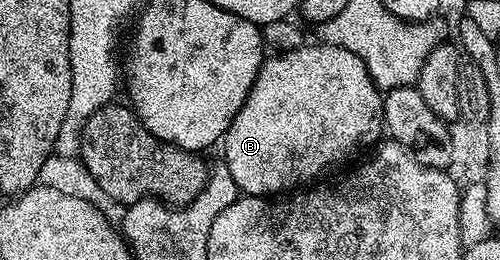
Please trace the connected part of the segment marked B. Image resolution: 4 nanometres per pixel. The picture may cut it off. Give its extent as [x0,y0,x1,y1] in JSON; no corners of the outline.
[221,41,385,197]

